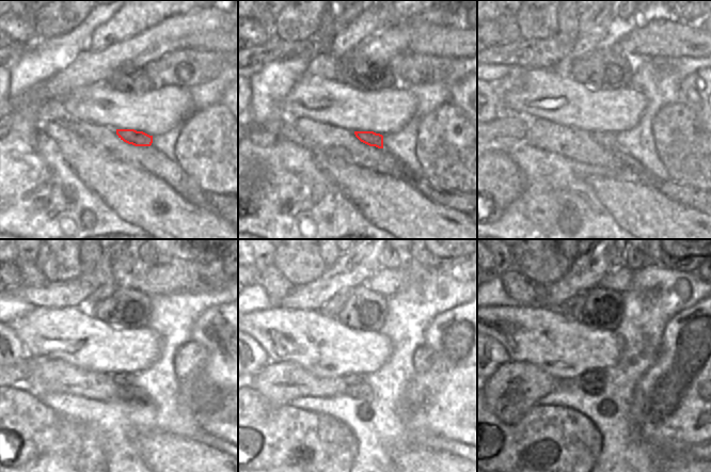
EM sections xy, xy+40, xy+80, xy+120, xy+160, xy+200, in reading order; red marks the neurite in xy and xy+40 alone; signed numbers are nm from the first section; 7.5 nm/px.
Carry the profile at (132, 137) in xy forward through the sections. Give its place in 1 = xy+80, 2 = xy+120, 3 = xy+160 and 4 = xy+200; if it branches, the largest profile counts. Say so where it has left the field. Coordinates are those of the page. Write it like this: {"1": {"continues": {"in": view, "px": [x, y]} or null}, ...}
{"1": {"continues": {"in": "xy+80", "px": [606, 139]}}, "2": {"continues": {"in": "xy+120", "px": [125, 380]}}, "3": {"continues": {"in": "xy+160", "px": [358, 387]}}, "4": {"continues": {"in": "xy+200", "px": [591, 382]}}}

